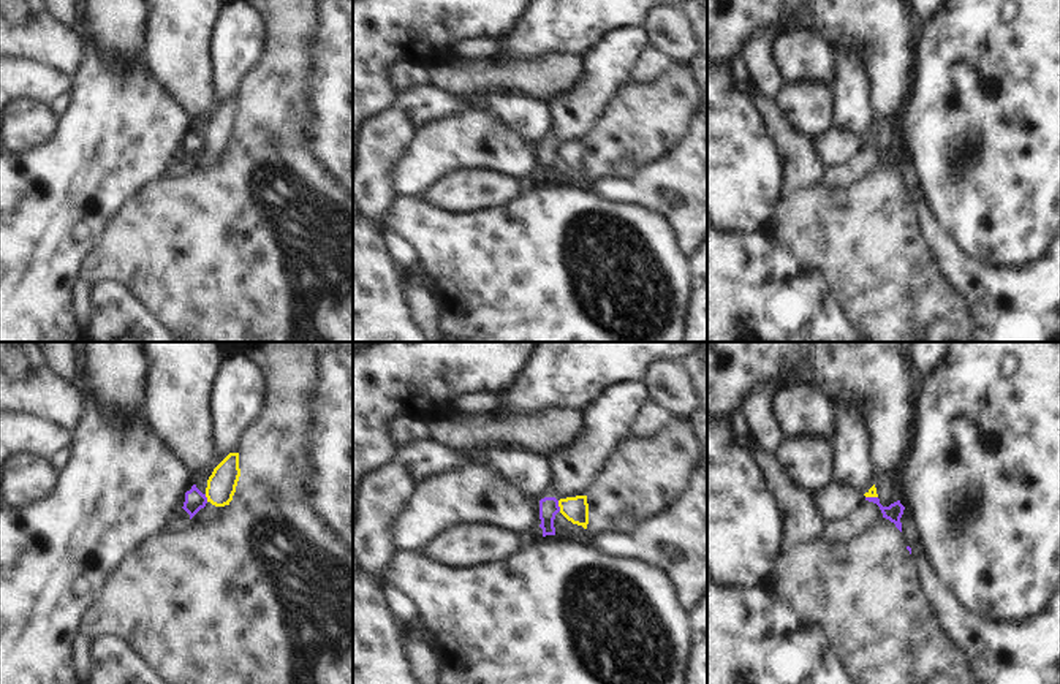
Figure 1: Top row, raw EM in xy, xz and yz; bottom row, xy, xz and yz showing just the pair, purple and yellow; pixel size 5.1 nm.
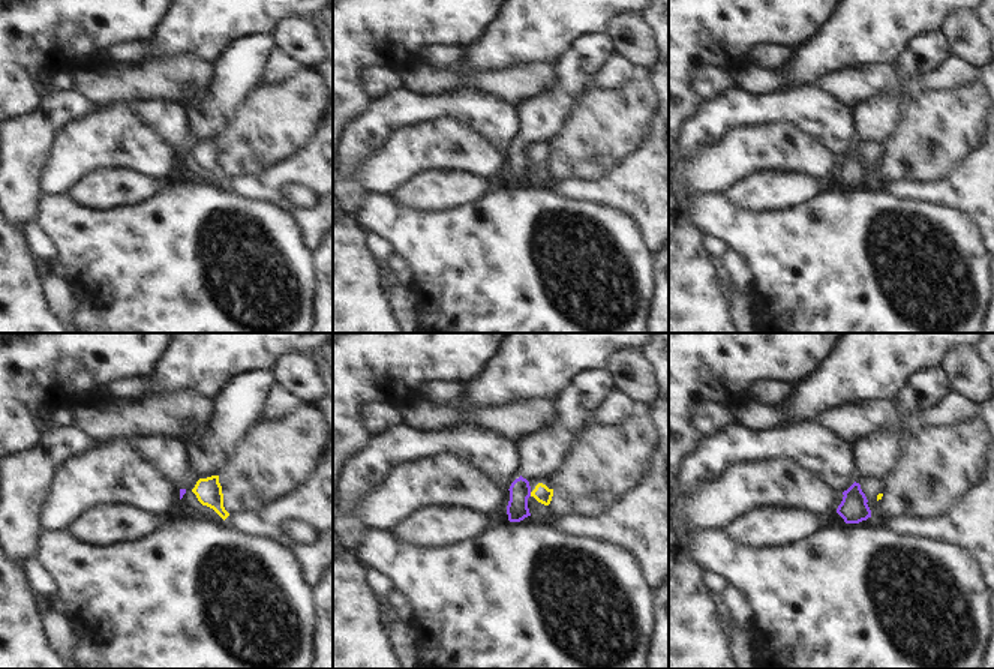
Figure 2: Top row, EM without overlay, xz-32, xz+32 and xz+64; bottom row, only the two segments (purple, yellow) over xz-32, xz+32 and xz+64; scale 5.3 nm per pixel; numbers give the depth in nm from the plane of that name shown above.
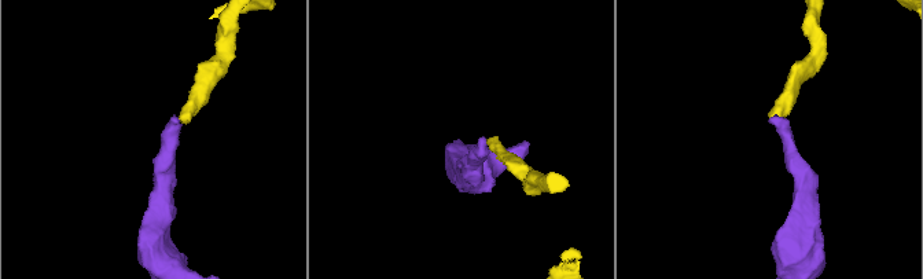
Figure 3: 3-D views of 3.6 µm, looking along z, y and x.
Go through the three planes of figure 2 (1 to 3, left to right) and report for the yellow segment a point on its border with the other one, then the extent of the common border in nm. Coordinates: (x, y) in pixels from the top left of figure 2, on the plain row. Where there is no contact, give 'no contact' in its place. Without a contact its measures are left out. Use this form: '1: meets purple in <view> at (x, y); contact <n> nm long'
1: no contact
2: meets purple in xz+32 at (529, 158); contact 30 nm long
3: no contact

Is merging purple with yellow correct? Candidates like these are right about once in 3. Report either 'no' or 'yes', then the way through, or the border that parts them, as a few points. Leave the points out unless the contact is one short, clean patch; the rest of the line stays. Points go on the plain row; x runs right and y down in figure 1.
no | along xz (557, 146), (560, 155)

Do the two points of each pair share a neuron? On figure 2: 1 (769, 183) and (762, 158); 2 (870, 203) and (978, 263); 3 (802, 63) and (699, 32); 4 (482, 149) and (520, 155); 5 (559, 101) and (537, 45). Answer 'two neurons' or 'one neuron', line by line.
1: two neurons
2: one neuron
3: two neurons
4: two neurons
5: two neurons

